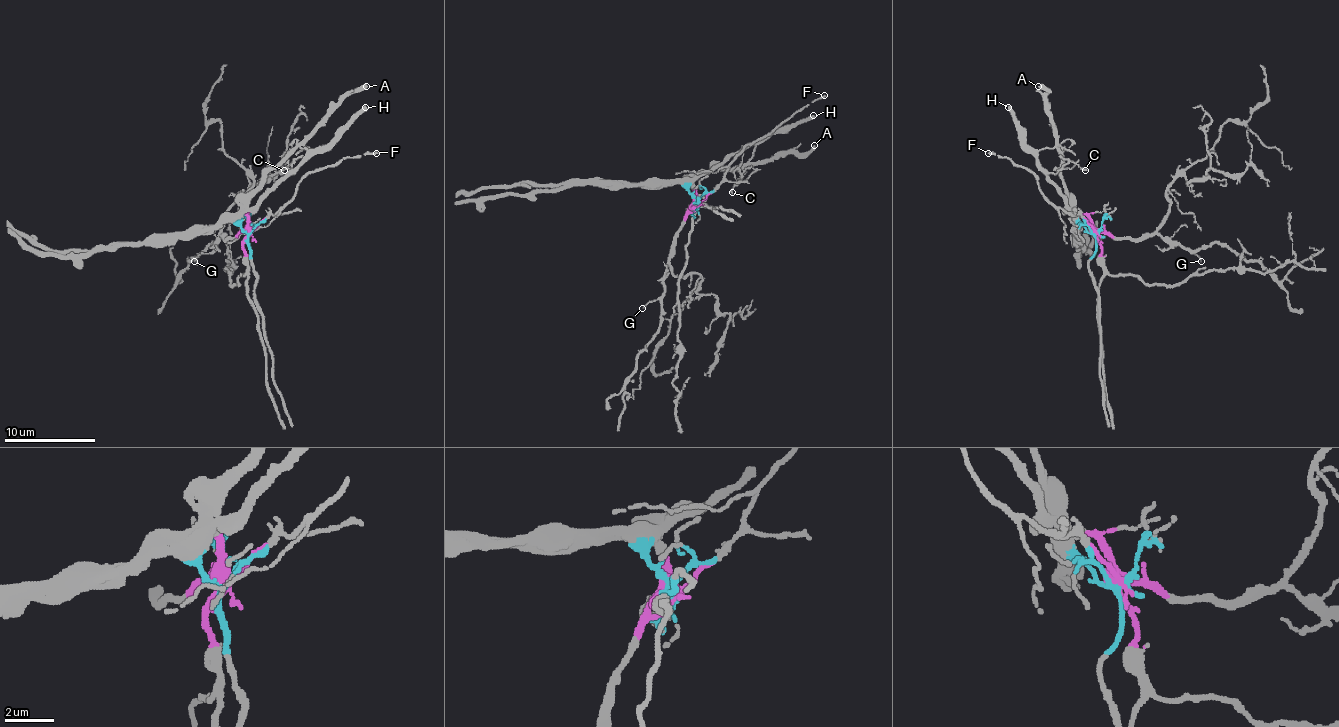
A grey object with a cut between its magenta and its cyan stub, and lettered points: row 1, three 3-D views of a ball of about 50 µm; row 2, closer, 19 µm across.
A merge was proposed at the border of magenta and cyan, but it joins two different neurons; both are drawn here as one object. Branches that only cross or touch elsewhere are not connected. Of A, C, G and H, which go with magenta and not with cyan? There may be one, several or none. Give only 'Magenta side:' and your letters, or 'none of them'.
Magenta side: A, G

